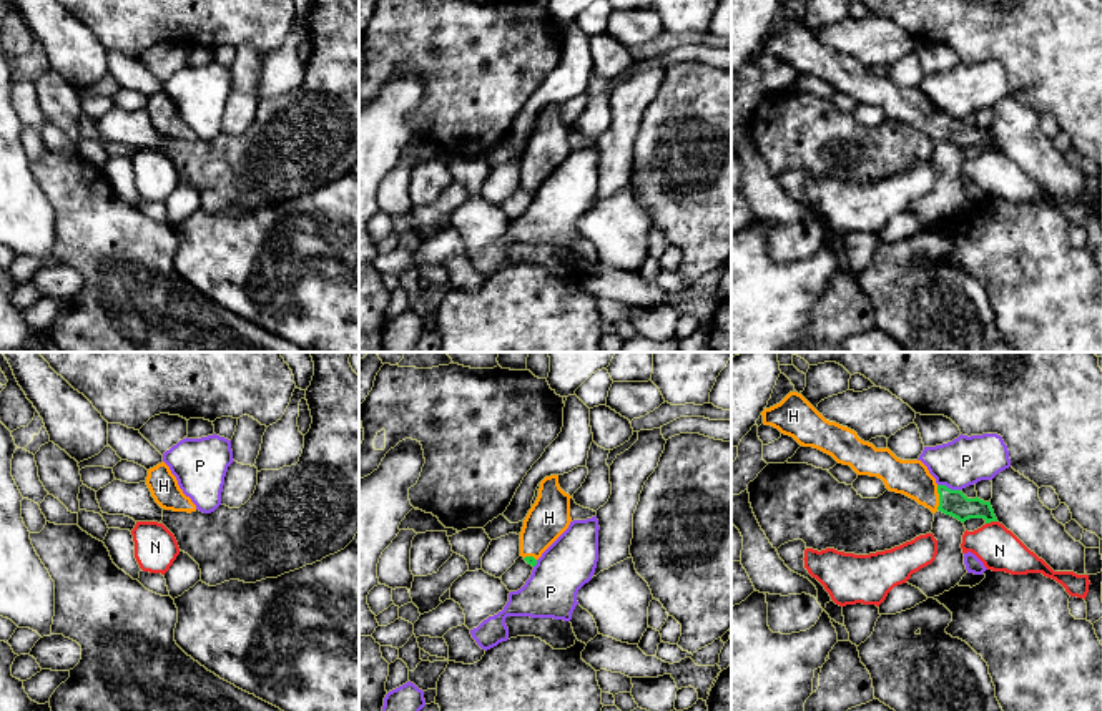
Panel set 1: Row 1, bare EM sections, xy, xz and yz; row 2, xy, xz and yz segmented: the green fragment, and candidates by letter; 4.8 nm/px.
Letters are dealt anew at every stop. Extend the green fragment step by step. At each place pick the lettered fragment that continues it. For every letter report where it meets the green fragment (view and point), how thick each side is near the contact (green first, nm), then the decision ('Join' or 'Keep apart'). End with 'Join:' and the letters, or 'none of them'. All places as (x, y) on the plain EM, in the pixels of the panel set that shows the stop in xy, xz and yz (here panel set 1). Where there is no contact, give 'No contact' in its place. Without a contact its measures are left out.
H: Touches green at yz (939, 125). Thickness 130 nm (green) against 180 nm. Join
N: Touches green at yz (991, 148). Thickness 130 nm (green) against 200 nm. Keep apart
P: Touches green at yz (949, 117). Thickness 130 nm (green) against 240 nm. Keep apart
Join: H

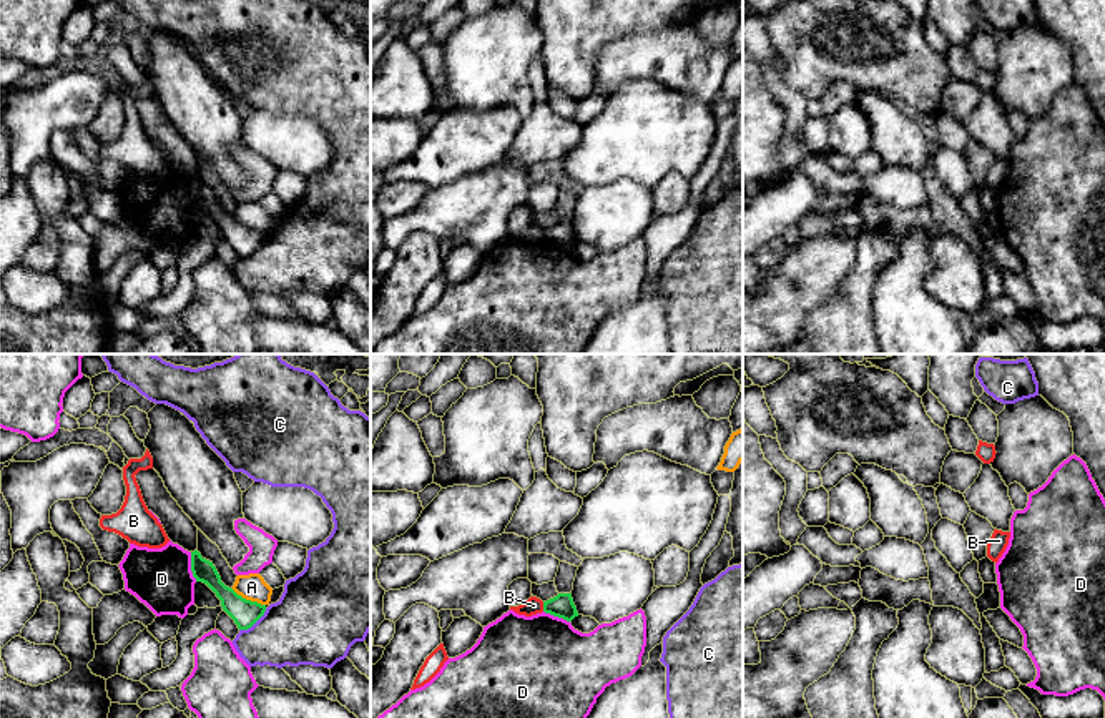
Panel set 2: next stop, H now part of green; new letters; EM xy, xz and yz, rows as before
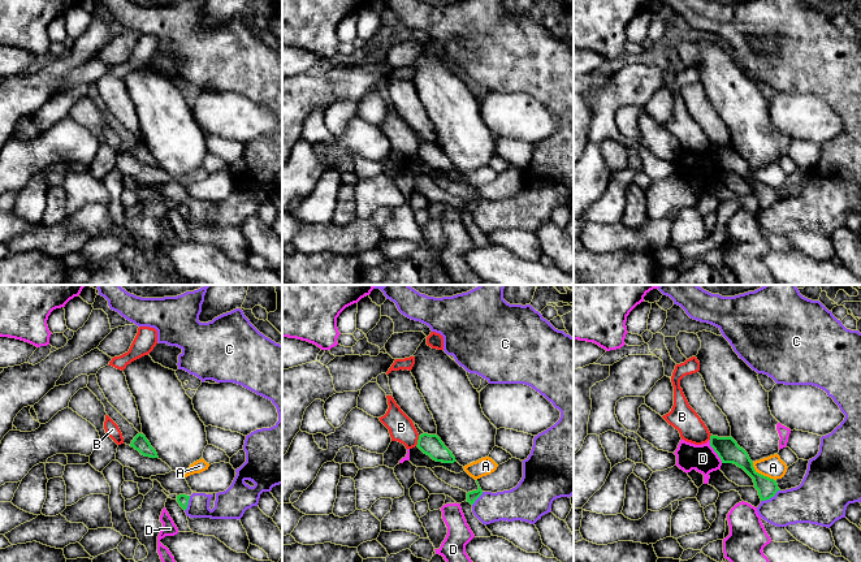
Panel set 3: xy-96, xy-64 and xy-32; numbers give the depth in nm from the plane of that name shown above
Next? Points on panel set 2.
A: Touches green at xy (248, 228). Thickness 130 nm (green) against 130 nm. Keep apart
B: Touches green at xz (544, 235). Thickness 120 nm (green) against 90 nm. Keep apart
C: Touches green at xy (253, 251). Thickness 130 nm (green) against 360 nm. Keep apart
D: Touches green at xy (191, 195). Thickness 110 nm (green) against 300 nm. Keep apart
Join: none of them

